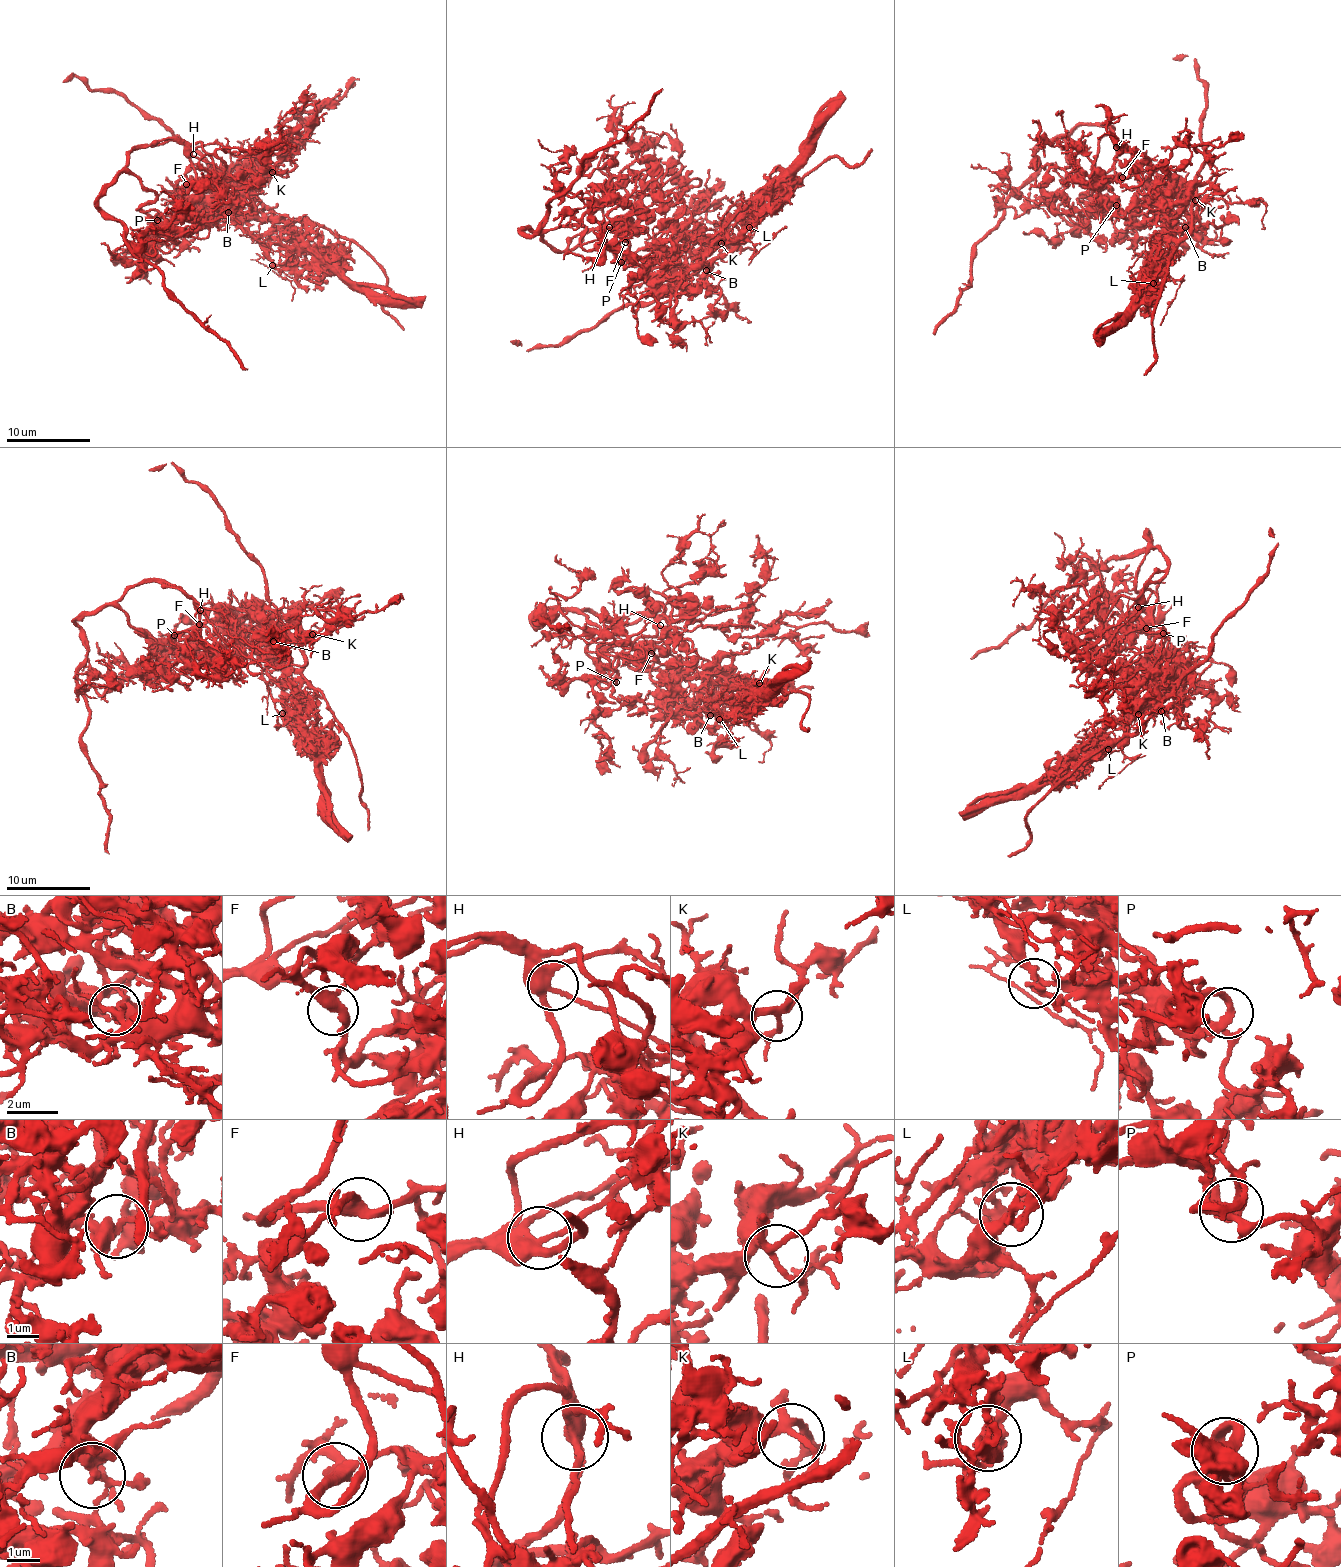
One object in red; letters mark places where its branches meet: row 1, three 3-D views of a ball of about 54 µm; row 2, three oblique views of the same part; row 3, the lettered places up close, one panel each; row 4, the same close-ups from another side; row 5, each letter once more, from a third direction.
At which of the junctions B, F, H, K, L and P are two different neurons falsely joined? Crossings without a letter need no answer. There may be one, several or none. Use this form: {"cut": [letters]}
{"cut": ["B", "L"]}

